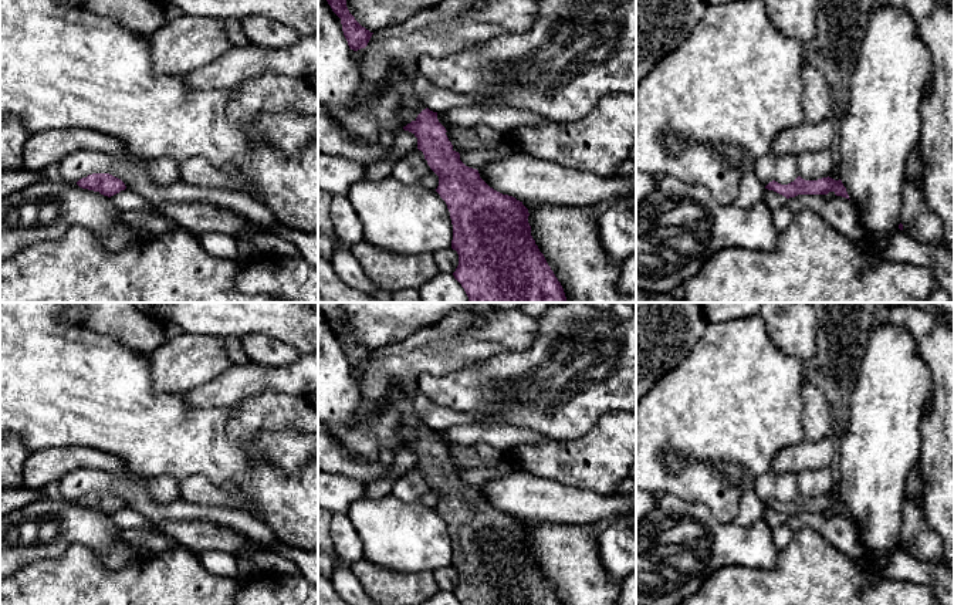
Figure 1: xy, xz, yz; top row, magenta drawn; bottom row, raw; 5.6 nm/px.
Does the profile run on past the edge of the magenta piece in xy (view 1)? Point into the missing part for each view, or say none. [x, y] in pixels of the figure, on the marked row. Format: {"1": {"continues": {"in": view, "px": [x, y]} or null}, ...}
{"1": {"continues": null}}

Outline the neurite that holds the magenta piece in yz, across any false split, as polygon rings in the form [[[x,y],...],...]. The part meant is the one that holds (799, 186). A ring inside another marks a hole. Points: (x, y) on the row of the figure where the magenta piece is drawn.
[[[798,176],[794,182],[788,185],[781,185],[772,180],[765,186],[765,189],[774,190],[785,196],[786,199],[795,197],[798,195],[828,195],[829,192],[833,192],[836,196],[849,199],[849,195],[842,180],[835,180],[829,176],[818,180],[805,180]]]

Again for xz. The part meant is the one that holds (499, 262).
[[[426,108],[403,129],[417,138],[417,149],[439,176],[436,192],[450,212],[451,249],[459,254],[453,276],[464,288],[468,302],[568,302],[561,283],[531,236],[530,213],[522,202],[494,190],[477,169],[460,160],[437,112]]]

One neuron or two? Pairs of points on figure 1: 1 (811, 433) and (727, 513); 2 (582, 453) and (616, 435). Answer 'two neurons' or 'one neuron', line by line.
1: two neurons
2: one neuron

